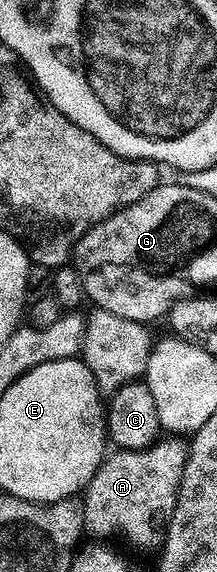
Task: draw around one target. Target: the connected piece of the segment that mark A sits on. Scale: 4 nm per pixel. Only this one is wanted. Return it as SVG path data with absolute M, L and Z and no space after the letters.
M164 436L145 450L113 449L82 491L85 531L96 540L125 538L140 550L155 551L163 543L168 517L176 507L188 447L183 437Z

